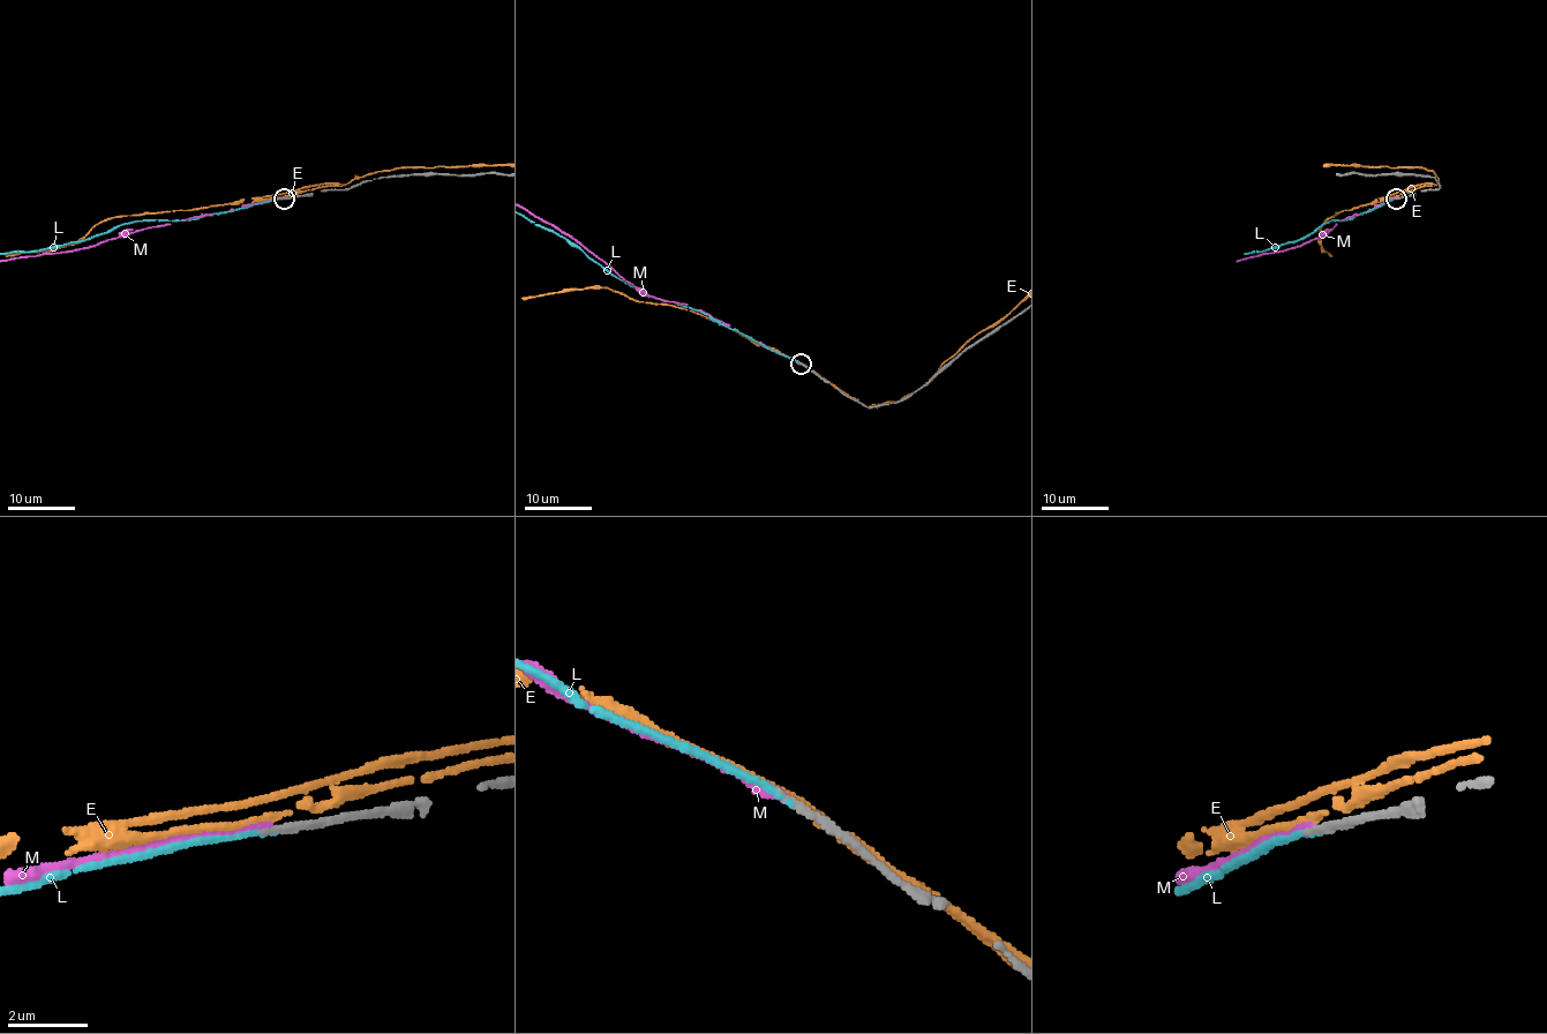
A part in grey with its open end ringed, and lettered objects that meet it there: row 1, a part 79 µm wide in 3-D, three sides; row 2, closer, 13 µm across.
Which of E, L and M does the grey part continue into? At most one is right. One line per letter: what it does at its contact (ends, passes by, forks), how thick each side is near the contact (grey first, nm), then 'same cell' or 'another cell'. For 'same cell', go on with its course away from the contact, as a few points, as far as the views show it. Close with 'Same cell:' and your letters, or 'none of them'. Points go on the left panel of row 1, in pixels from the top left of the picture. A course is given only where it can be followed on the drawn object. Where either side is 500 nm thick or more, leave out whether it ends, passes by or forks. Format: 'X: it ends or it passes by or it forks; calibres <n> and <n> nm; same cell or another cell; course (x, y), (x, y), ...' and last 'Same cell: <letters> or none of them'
E: it ends; calibres 200 and 180 nm; another cell
L: it ends; calibres 200 and 160 nm; same cell
M: it ends; calibres 190 and 200 nm; another cell
Same cell: L

